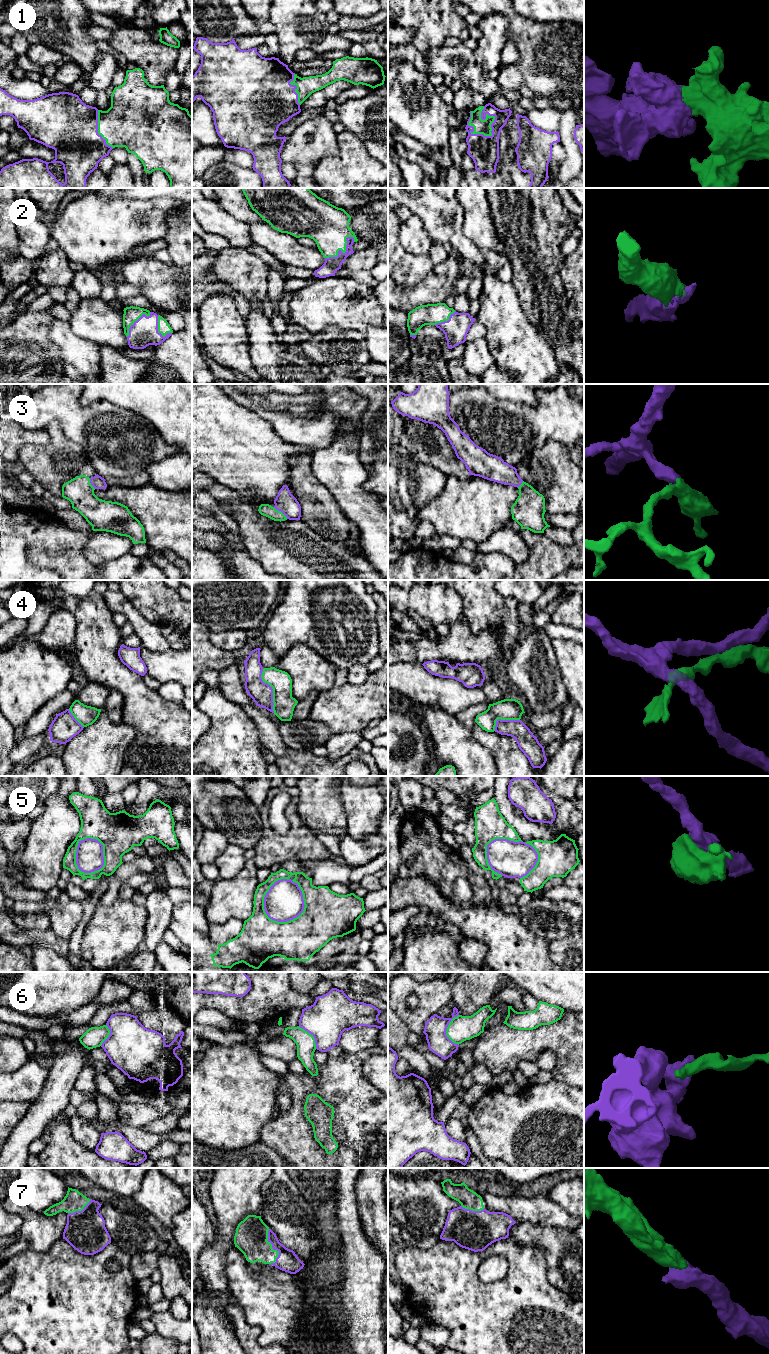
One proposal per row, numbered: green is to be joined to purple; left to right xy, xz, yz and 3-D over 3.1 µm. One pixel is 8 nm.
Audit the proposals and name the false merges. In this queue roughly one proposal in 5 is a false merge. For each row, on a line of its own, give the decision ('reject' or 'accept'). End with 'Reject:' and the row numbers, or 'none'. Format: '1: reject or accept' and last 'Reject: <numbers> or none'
1: accept
2: accept
3: accept
4: reject
5: reject
6: reject
7: accept
Reject: 4, 5, 6

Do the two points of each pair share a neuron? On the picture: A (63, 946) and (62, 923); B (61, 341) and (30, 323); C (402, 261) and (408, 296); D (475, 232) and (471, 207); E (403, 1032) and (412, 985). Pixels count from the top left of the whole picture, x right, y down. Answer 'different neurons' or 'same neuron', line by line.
A: different neurons
B: different neurons
C: different neurons
D: same neuron
E: different neurons

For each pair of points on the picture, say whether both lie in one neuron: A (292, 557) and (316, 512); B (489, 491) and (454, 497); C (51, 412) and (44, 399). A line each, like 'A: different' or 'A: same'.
A: different
B: same
C: same

